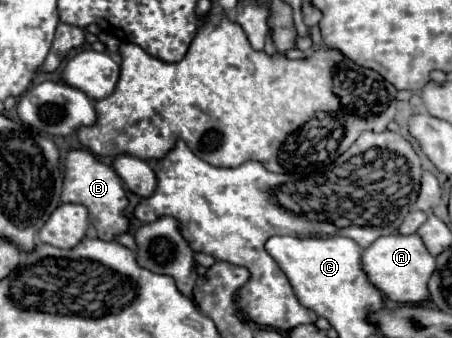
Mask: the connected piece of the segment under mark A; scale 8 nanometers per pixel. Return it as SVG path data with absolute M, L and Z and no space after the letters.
M389 234L377 238L369 248L363 250L361 256L361 268L367 274L369 282L381 290L387 298L399 302L399 304L419 304L429 296L427 282L433 274L433 256L425 248L423 240L417 234Z

